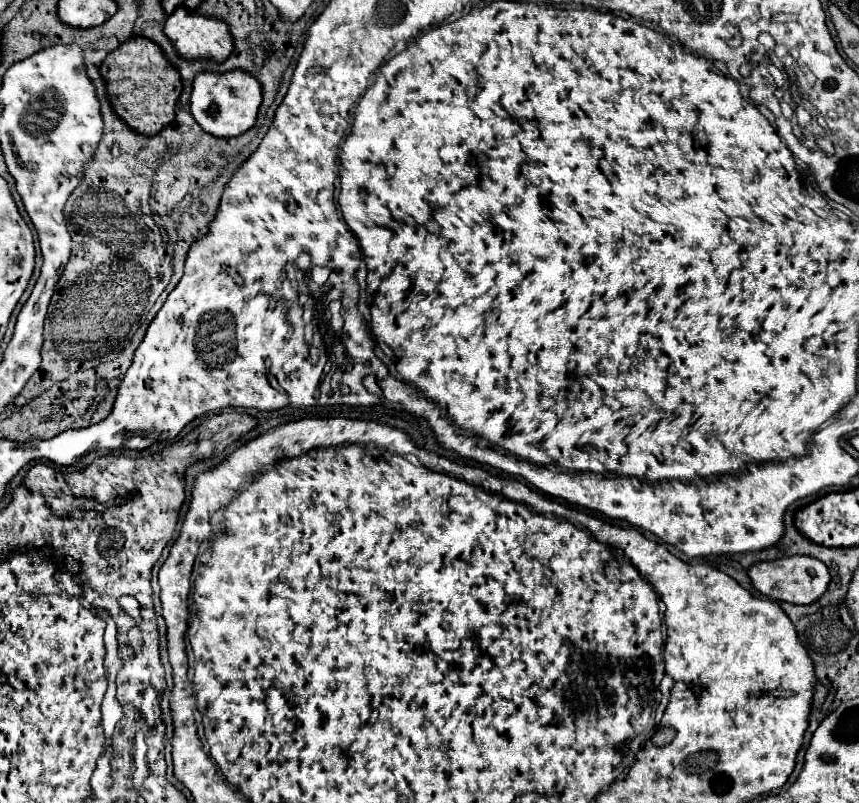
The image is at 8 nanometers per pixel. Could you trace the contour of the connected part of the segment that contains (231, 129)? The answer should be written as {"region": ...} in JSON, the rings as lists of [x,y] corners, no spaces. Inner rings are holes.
{"region":[[[229,70],[223,74],[199,72],[195,76],[193,92],[191,92],[191,100],[189,100],[191,102],[191,114],[197,120],[197,124],[209,134],[223,136],[223,138],[237,136],[255,124],[257,112],[261,106],[261,98],[263,98],[261,94],[263,94],[263,90],[261,90],[259,80],[245,70]],[[211,106],[217,106],[215,114],[209,112]]]}

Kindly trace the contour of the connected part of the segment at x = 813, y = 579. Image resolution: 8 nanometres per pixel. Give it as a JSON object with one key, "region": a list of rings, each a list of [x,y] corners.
{"region":[[[789,556],[781,560],[771,560],[771,562],[759,562],[751,566],[749,578],[753,586],[767,598],[775,598],[791,604],[813,604],[827,592],[827,586],[831,582],[831,574],[827,566],[811,556]]]}

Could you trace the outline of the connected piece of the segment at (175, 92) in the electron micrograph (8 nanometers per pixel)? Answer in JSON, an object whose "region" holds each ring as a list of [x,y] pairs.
{"region":[[[135,36],[123,42],[117,50],[107,54],[101,66],[103,80],[109,90],[109,98],[115,106],[115,112],[133,128],[143,134],[157,134],[163,126],[175,120],[175,106],[183,90],[181,74],[175,66],[169,64],[165,52],[159,50],[153,40]]]}

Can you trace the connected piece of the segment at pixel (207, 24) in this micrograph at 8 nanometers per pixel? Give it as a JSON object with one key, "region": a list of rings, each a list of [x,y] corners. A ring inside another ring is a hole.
{"region":[[[179,6],[165,22],[165,34],[175,42],[181,56],[187,58],[213,58],[217,62],[223,62],[235,48],[235,40],[231,34],[231,26],[215,16],[203,16],[199,12],[187,10],[185,6]]]}

